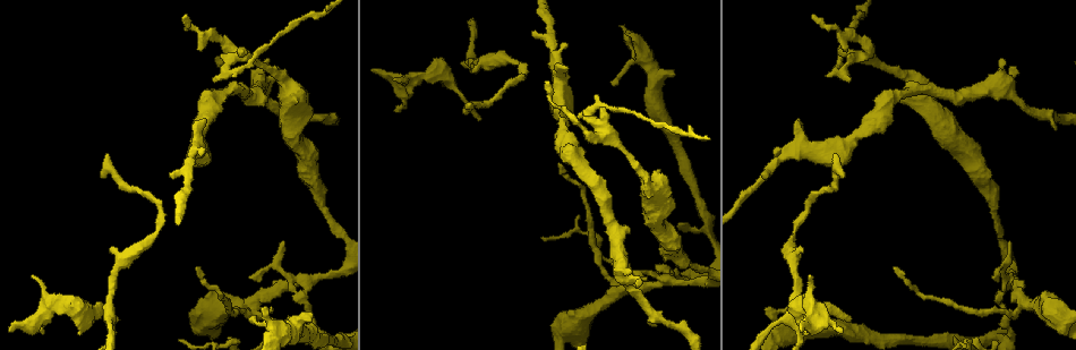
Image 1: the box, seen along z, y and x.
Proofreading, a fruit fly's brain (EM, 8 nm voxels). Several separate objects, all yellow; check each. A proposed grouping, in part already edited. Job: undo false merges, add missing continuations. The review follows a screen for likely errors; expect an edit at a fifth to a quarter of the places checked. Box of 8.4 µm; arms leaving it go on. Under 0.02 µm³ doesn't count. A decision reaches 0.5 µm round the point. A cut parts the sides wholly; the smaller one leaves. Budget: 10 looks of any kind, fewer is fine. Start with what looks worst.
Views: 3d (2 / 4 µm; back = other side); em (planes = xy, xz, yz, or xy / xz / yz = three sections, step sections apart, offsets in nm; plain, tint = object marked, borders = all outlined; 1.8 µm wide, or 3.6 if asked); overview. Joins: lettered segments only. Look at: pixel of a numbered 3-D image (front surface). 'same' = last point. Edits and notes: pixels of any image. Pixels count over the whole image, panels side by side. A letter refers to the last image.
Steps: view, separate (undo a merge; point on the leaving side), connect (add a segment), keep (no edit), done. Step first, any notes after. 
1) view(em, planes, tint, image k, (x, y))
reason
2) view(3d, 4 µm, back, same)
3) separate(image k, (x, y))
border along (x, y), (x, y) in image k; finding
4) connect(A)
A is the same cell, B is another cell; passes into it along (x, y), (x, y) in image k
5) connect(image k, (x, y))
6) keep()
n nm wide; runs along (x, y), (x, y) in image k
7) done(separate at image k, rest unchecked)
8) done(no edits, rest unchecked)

view(3d, 4 µm, image 1, (394, 111))
free end

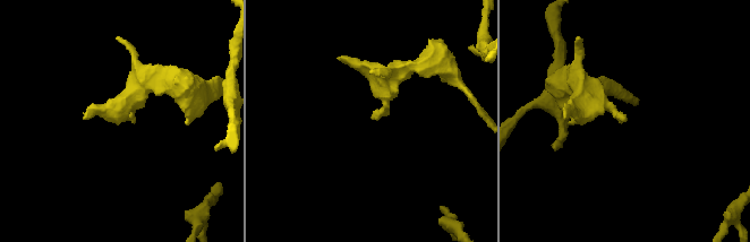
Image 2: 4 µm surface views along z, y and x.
view(em, planes, borders, image 2, (625, 118))
now the EM

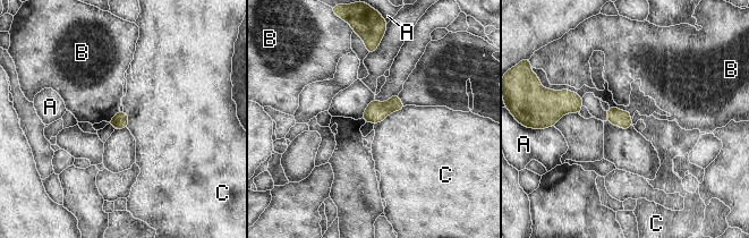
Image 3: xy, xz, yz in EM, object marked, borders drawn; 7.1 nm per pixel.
keep()
A, B and C are other cells; border along (406, 105), (390, 112), (374, 125) in image 3; no lettered segment goes on from it

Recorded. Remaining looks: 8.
view(em, xy, step 8, tint, image 1, (206, 119))
thick end

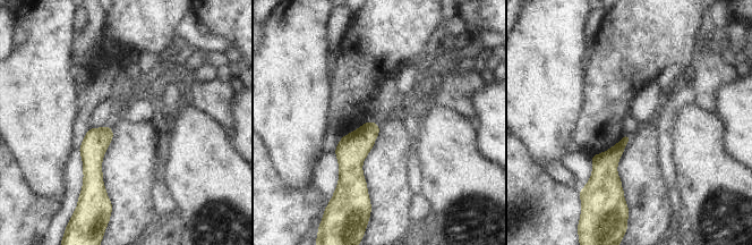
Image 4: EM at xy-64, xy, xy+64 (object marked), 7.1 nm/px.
view(em, planes, borders, same)
another direction

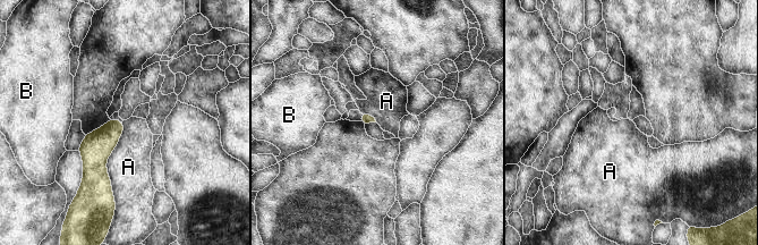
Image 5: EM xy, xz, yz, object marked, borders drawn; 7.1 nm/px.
keep()
A and B are other cells; border along (122, 121), (107, 160), (113, 200) in image 5; no lettered segment goes on from it

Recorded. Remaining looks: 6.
view(em, planes, borders, image 1, (478, 119))

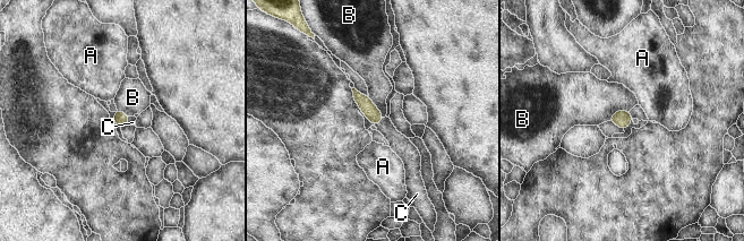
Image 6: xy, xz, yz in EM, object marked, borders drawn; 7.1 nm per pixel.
connect(C)
C is the same cell, A and B are other cells; passes into it along (366, 105), (378, 122), (401, 145) in image 6; it goes on there

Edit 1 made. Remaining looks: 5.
view(em, planes, tint, image 1, (107, 154))
tapers out

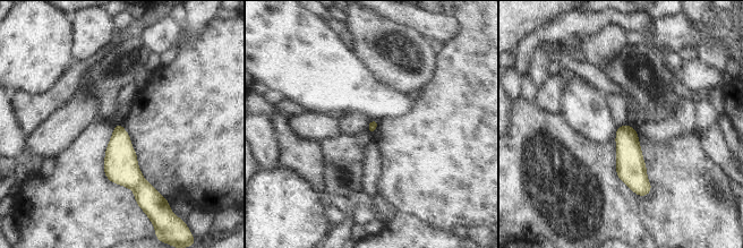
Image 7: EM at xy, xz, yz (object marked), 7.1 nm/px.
view(em, planes, borders, same)
what lies round it

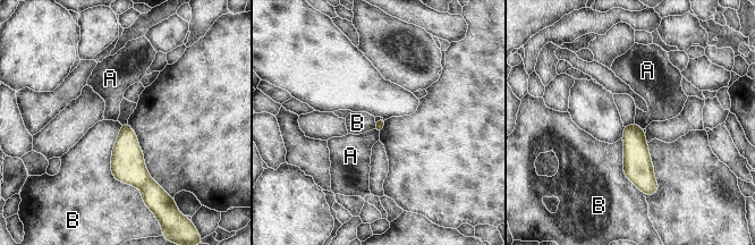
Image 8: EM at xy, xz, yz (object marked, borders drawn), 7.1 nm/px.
keep()
A and B are other cells; border along (635, 123), (642, 129) in image 8; no lettered segment goes on from it

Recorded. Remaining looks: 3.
done(connect at image 6, rest unchecked)

